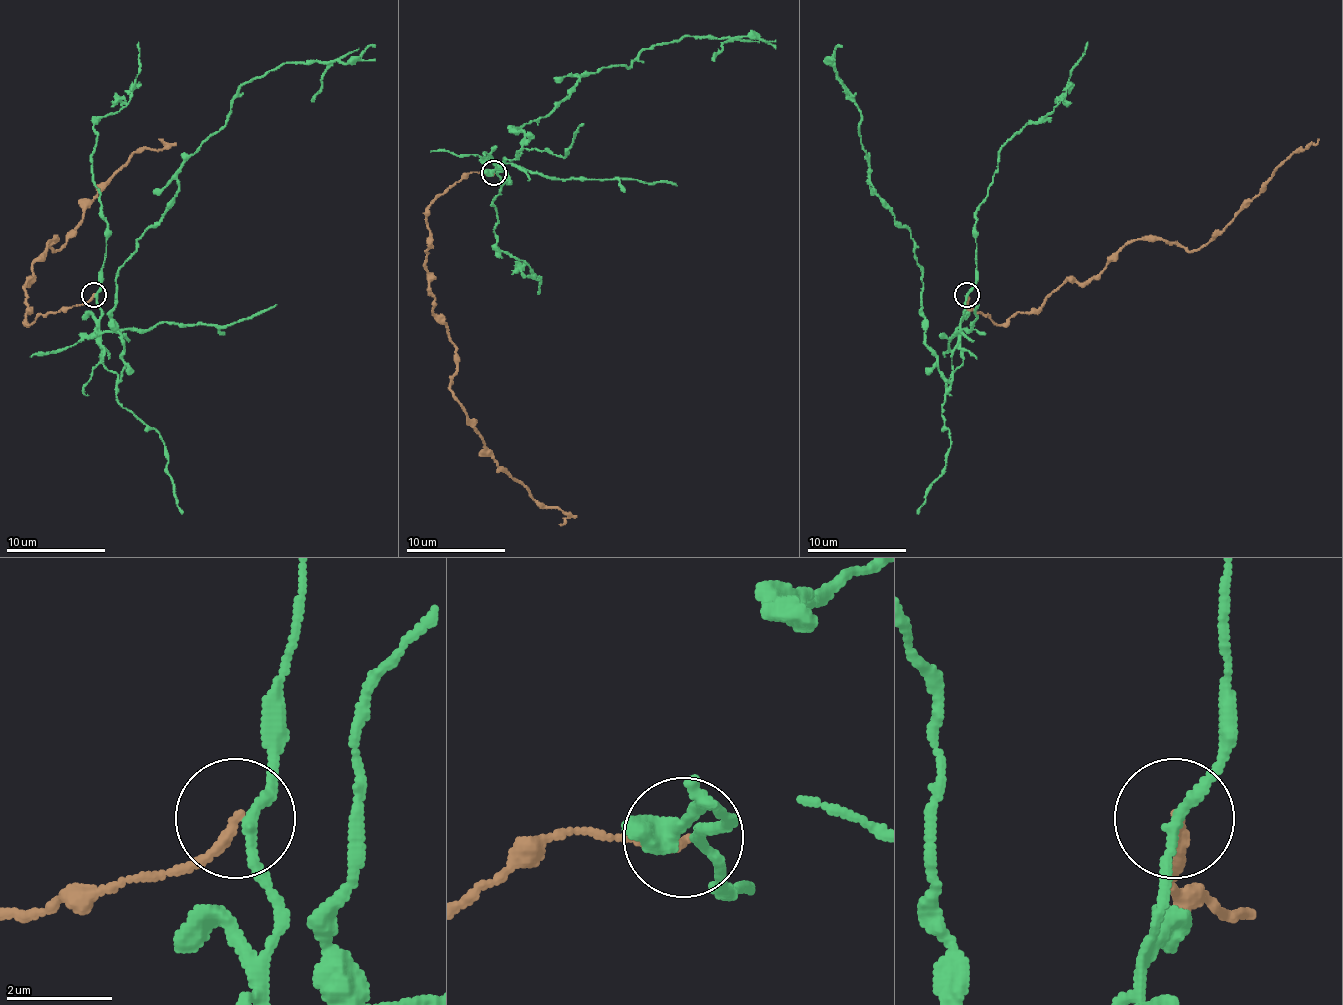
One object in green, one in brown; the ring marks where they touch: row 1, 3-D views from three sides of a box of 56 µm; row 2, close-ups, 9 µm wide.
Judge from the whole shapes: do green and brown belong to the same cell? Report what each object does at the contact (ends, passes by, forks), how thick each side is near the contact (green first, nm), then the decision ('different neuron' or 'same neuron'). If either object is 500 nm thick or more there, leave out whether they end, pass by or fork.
green passes by; brown ends there; 180 nm thick on the green side, 190 nm on the other; different neuron

